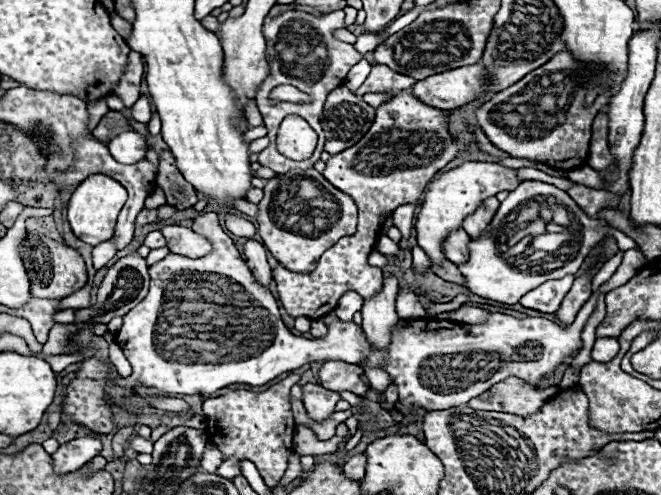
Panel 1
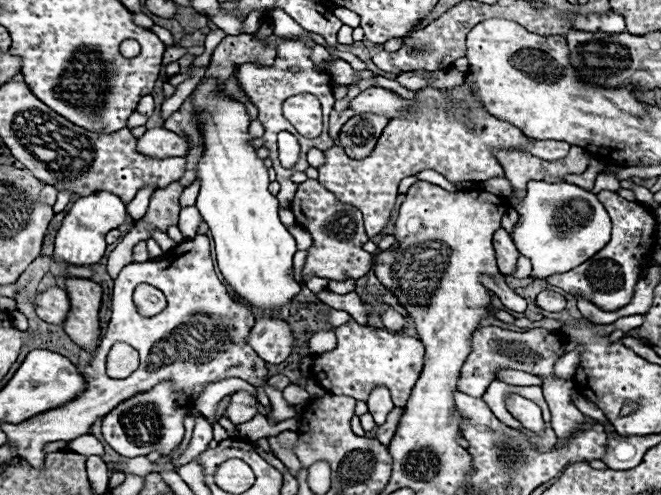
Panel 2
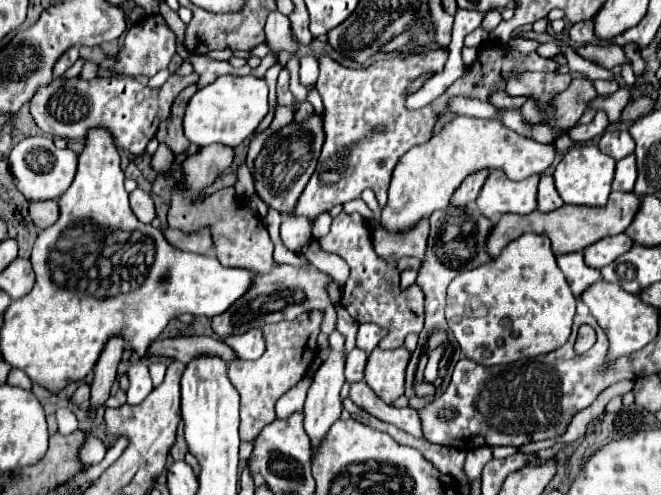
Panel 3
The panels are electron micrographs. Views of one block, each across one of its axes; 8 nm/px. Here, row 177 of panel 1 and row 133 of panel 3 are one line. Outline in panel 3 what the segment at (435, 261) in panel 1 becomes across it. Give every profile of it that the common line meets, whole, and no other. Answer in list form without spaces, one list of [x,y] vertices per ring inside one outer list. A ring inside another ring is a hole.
[[[456,118],[444,126],[444,132],[434,134],[426,144],[410,148],[392,172],[392,182],[388,190],[388,202],[382,208],[380,224],[386,232],[408,232],[422,218],[430,218],[438,208],[448,208],[454,190],[462,184],[462,180],[480,170],[504,168],[510,180],[524,180],[532,174],[542,174],[556,158],[556,144],[540,144],[536,140],[524,138],[508,128],[504,128],[498,120],[478,120],[478,118]]]

